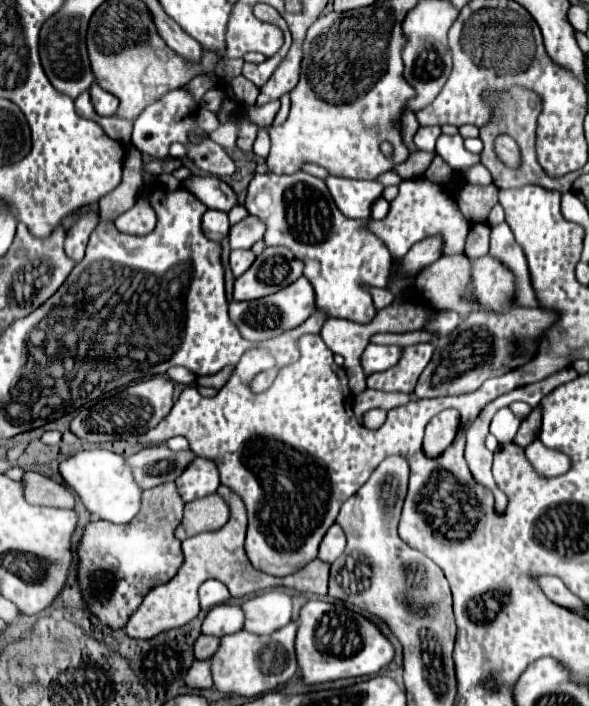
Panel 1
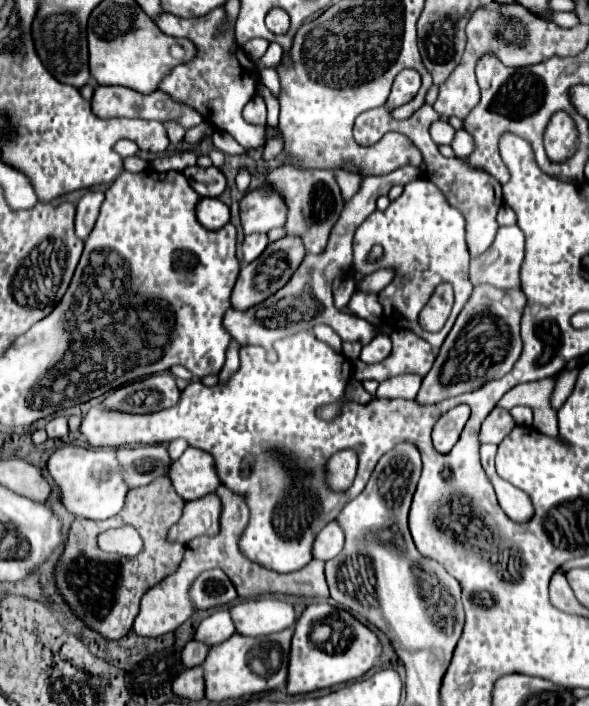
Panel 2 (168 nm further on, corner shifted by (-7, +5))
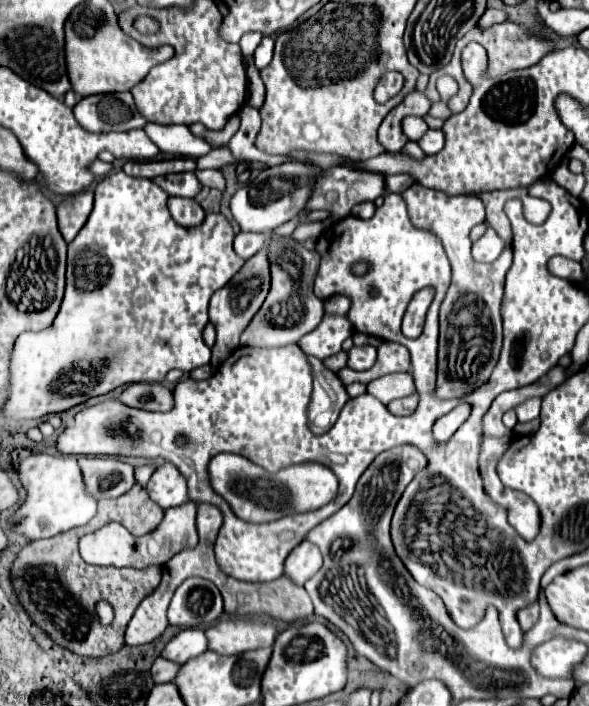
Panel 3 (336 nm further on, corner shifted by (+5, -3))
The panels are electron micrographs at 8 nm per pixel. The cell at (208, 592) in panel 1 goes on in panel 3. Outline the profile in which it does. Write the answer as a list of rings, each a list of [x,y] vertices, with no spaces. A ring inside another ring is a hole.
[[[186,578],[174,592],[168,620],[174,626],[208,626],[222,614],[220,590],[204,578]]]

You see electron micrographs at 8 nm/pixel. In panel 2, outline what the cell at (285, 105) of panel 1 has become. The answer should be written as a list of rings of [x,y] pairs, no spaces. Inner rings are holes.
[[[281,136],[268,140],[265,143],[263,150],[263,159],[270,161],[276,158],[276,156],[283,150],[284,141]]]

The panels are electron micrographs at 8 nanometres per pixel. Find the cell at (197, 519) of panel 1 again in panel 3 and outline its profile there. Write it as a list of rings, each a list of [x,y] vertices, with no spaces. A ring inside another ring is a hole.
[[[194,502],[170,508],[166,510],[160,526],[154,532],[140,538],[124,530],[122,524],[106,524],[104,528],[80,538],[80,556],[84,558],[84,562],[94,564],[94,566],[116,566],[116,568],[124,568],[124,566],[146,568],[150,564],[164,566],[174,554],[182,552],[184,548],[194,548],[198,544],[196,510],[198,506]]]

